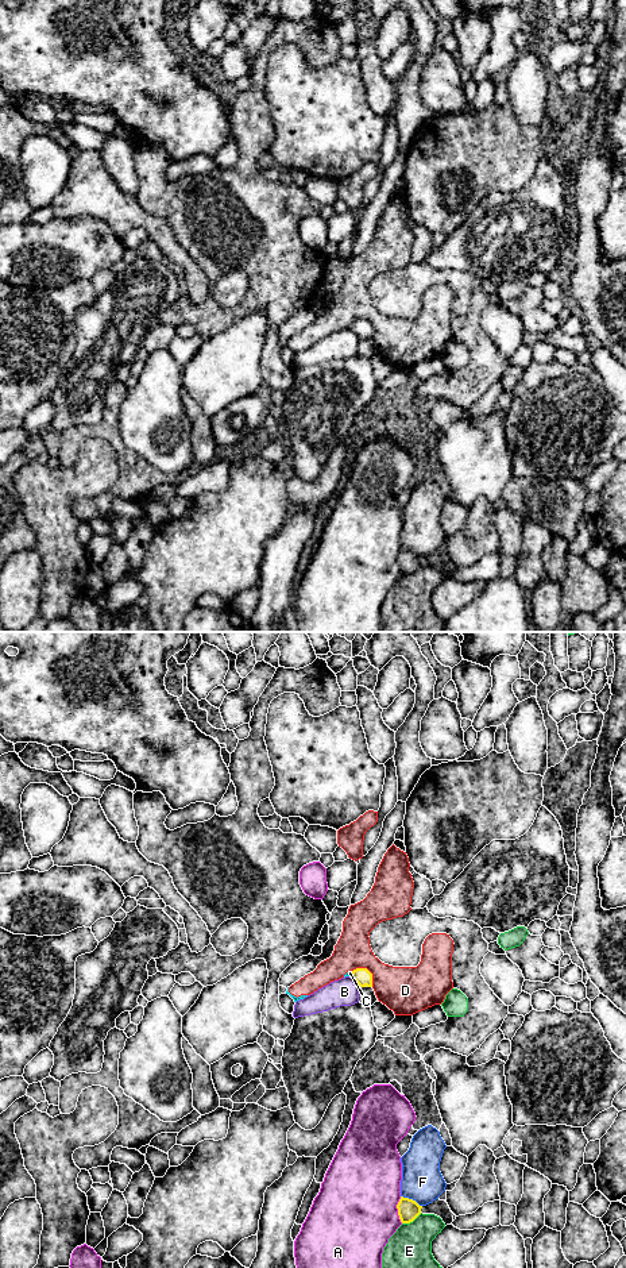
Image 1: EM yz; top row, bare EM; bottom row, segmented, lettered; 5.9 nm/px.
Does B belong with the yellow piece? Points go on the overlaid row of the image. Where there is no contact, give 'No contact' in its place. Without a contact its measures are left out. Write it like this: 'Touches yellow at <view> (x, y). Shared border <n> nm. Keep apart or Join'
Touches yellow at yz (355, 981). Shared border 100 nm. Keep apart

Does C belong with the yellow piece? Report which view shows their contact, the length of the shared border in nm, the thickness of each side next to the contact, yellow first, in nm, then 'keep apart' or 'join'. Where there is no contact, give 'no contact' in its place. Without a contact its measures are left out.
meets yellow in yz; contact 40 nm long; 100 nm thick on the yellow side, 20 nm on the other; keep apart

